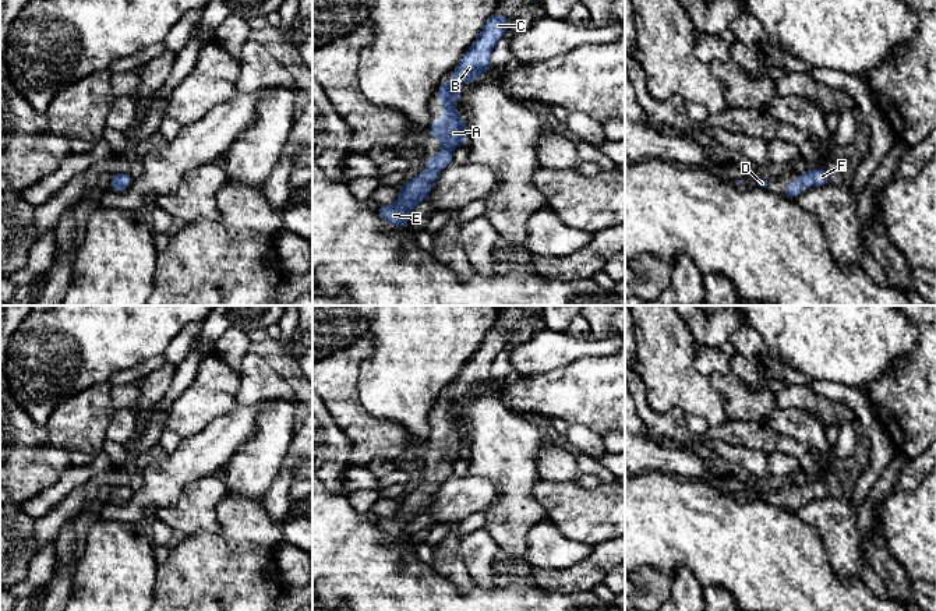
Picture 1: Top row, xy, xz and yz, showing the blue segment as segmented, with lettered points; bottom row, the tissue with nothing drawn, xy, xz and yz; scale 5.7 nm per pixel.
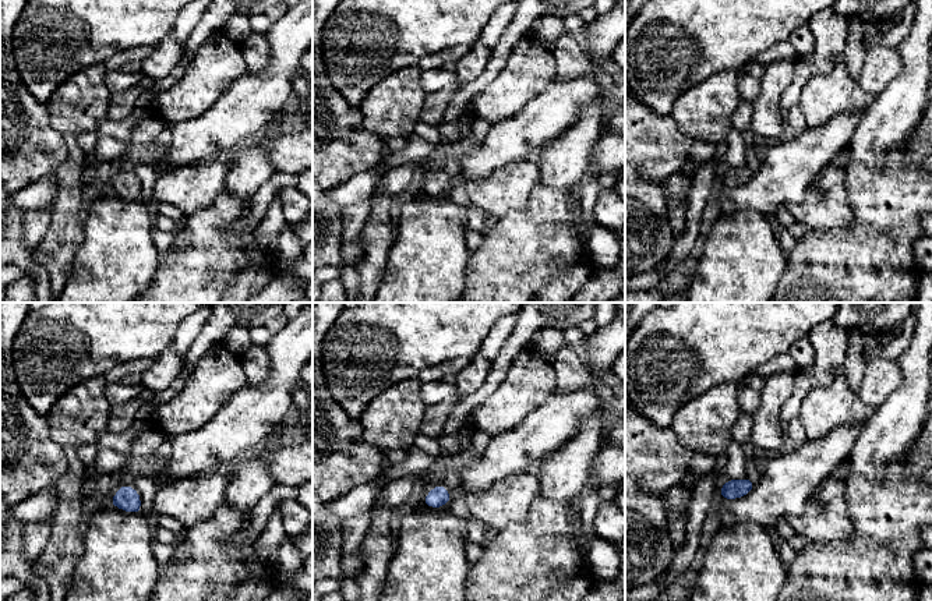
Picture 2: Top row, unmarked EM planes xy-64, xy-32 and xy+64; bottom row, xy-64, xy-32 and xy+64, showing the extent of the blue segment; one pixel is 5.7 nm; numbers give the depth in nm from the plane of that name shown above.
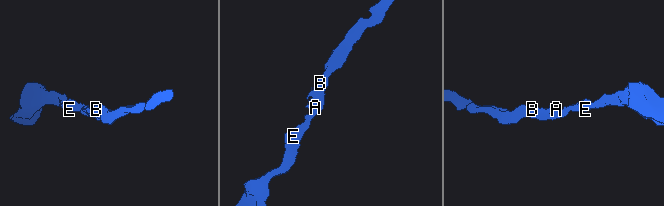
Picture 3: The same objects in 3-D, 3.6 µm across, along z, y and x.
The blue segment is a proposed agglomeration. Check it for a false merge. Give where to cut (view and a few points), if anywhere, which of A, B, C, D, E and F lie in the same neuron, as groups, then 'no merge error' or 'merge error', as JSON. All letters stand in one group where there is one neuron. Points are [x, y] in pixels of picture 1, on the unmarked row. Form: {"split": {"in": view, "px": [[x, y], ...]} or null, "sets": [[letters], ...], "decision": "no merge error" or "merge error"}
{"split": null, "sets": [["A", "B", "C", "D", "E", "F"]], "decision": "no merge error"}

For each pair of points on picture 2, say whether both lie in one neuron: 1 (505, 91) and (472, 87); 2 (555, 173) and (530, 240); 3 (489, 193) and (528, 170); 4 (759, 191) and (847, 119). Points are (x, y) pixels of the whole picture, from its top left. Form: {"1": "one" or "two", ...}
{"1": "two", "2": "two", "3": "one", "4": "one"}

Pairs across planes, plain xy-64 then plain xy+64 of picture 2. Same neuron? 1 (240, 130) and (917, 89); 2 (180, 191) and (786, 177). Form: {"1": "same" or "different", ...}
{"1": "different", "2": "different"}

